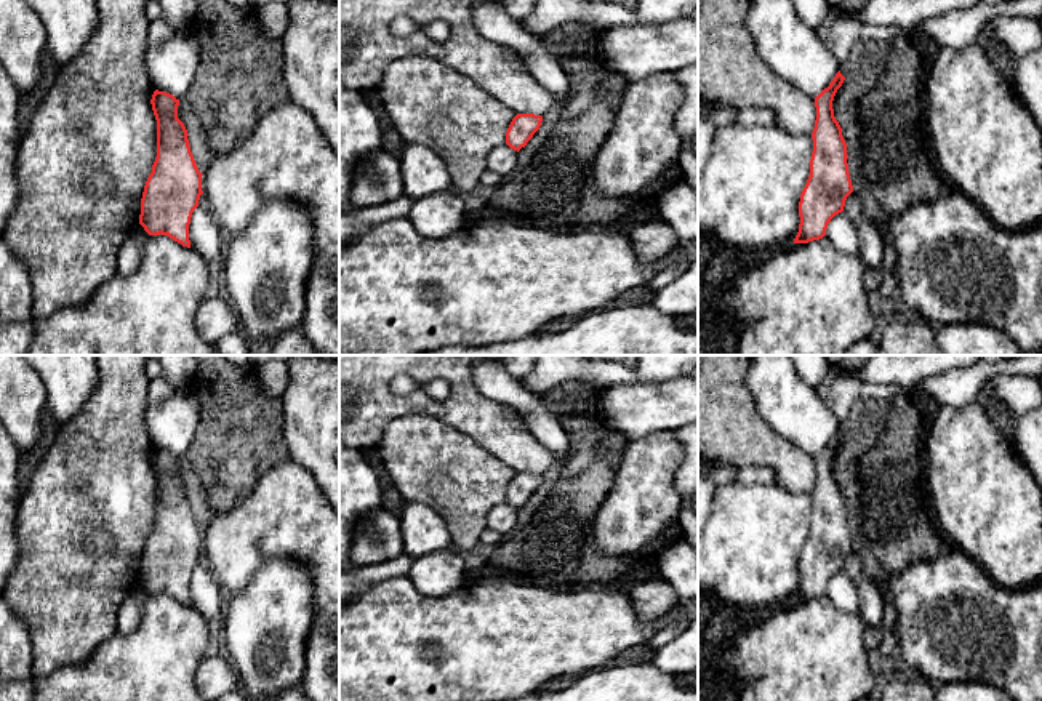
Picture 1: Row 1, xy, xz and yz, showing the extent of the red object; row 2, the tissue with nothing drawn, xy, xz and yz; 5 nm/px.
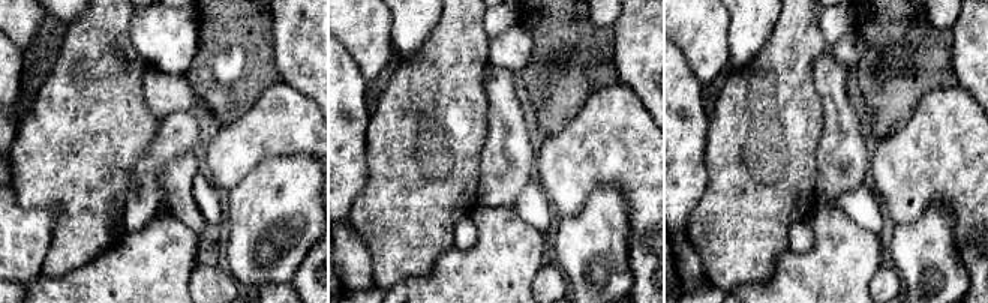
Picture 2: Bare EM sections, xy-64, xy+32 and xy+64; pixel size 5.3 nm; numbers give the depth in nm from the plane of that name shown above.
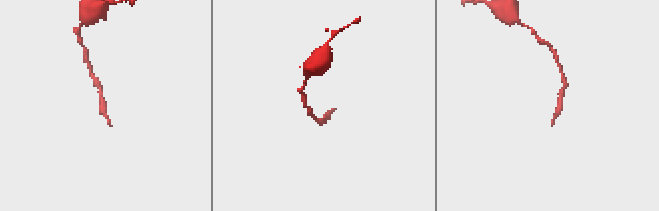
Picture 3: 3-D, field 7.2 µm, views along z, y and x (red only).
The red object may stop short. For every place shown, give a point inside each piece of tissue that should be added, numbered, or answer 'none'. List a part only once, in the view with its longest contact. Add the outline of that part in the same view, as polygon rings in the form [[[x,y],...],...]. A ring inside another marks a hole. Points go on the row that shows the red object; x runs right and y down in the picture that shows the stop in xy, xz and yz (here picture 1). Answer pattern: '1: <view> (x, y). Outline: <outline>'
none

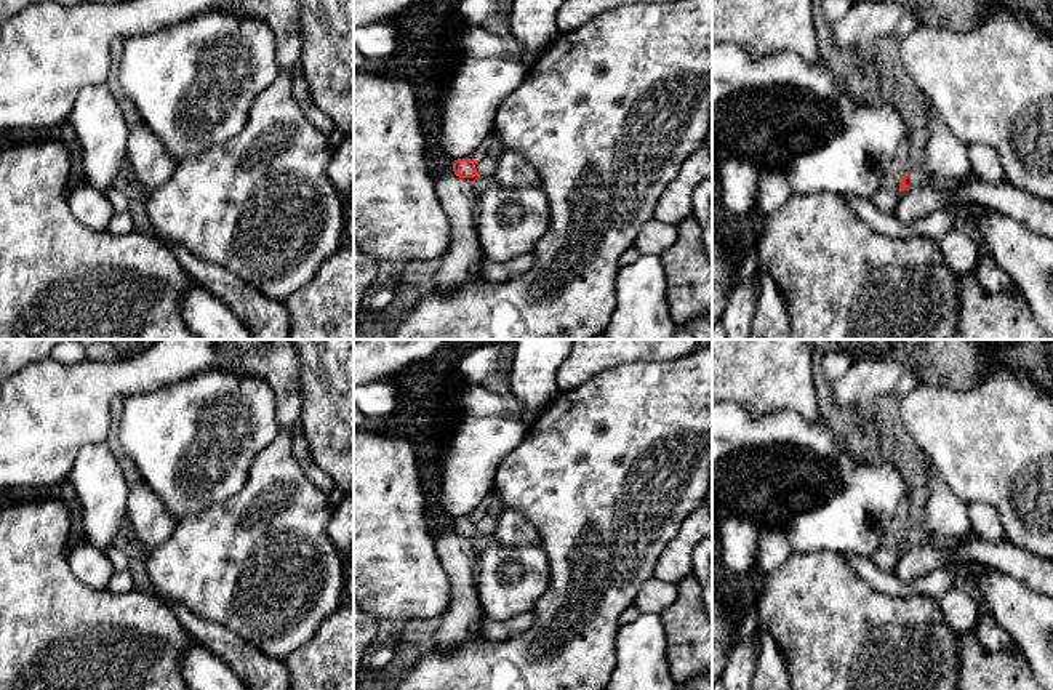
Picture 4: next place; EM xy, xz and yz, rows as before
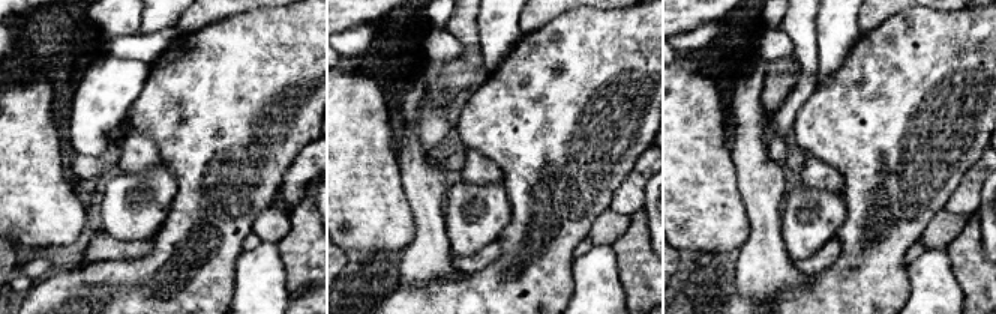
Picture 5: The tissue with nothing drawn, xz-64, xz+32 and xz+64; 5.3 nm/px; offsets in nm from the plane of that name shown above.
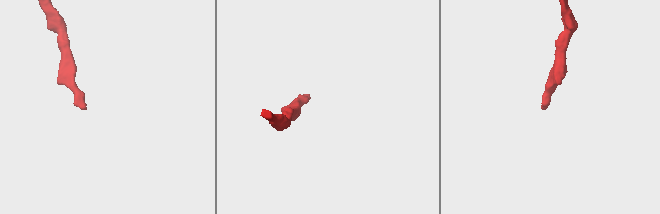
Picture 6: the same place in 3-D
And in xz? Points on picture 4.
1: xz (485, 164). Outline: [[[483,150],[475,160],[478,176],[493,176],[498,166],[498,160],[493,150]]]

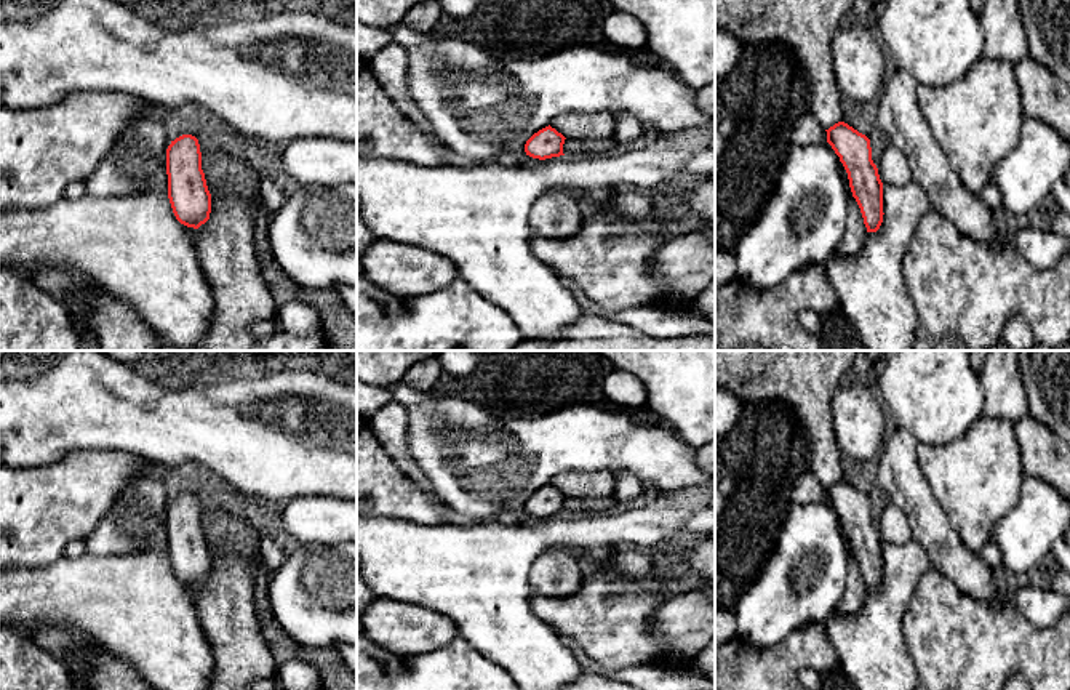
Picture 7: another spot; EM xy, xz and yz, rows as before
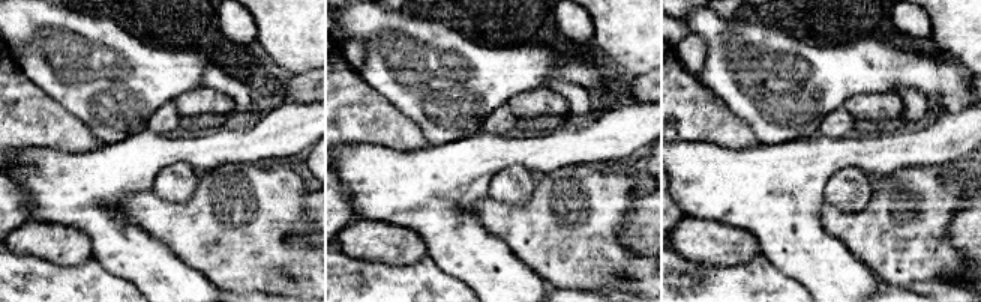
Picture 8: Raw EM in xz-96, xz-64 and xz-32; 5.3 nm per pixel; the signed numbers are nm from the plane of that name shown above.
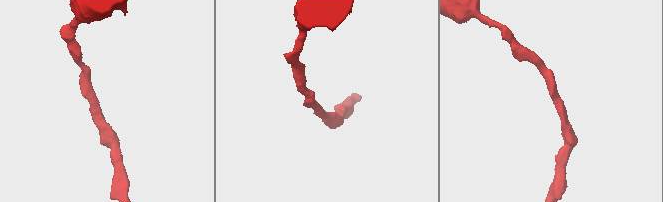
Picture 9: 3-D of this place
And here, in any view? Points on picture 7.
none

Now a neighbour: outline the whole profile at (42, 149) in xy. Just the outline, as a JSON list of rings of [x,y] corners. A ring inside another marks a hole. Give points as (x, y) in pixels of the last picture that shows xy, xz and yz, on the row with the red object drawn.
[[[80,91],[45,107],[0,107],[0,211],[56,203],[70,183],[90,178],[131,122],[166,114],[120,91]]]

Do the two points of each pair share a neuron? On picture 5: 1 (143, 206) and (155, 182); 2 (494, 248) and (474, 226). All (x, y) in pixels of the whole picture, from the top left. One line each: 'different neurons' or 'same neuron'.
1: same neuron
2: different neurons

